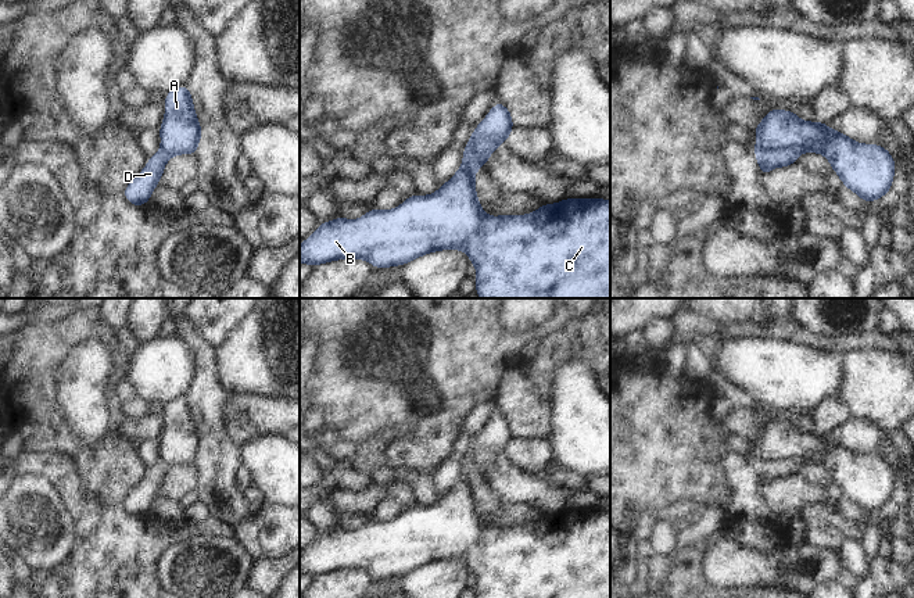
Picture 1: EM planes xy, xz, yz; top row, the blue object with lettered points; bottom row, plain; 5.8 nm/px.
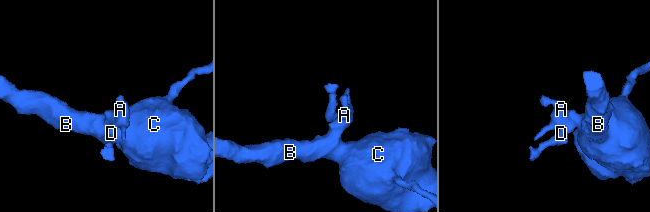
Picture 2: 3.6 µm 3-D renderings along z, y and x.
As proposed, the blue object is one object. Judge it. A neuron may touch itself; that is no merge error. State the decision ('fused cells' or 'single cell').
fused cells

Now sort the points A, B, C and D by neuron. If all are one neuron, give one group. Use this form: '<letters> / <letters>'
A B C / D

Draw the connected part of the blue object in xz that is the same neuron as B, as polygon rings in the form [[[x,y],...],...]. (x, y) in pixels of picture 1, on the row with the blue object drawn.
[[[463,165],[456,173],[431,196],[413,194],[395,210],[369,210],[362,218],[350,221],[336,216],[333,222],[320,222],[319,228],[300,246],[300,264],[312,266],[331,262],[336,259],[366,259],[376,269],[406,265],[408,262],[433,251],[462,250],[477,268],[476,293],[480,298],[610,298],[610,200],[591,198],[564,198],[553,205],[542,204],[535,212],[527,215],[499,215],[488,216],[477,198],[474,173]]]

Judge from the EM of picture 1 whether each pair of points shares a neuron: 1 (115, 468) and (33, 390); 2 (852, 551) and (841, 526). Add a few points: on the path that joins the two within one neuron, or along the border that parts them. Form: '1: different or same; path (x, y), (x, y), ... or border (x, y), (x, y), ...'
1: same; path (90, 459), (75, 448), (42, 415)
2: different; border (848, 539), (861, 543)

